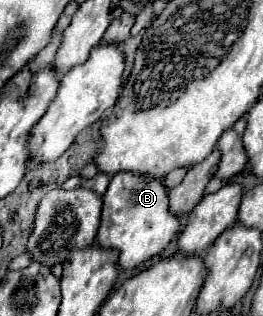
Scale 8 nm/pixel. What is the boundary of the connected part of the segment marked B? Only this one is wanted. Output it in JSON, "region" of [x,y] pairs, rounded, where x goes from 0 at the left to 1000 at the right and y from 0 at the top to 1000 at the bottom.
{"region":[[[456,541],[426,560],[403,611],[395,611],[395,655],[388,655],[388,712],[373,731],[380,782],[433,782],[456,788],[449,839],[464,851],[510,851],[532,832],[563,826],[570,813],[601,807],[639,769],[669,750],[684,725],[684,693],[646,668],[646,623],[639,592],[624,585],[616,560],[578,554],[525,554]]]}

